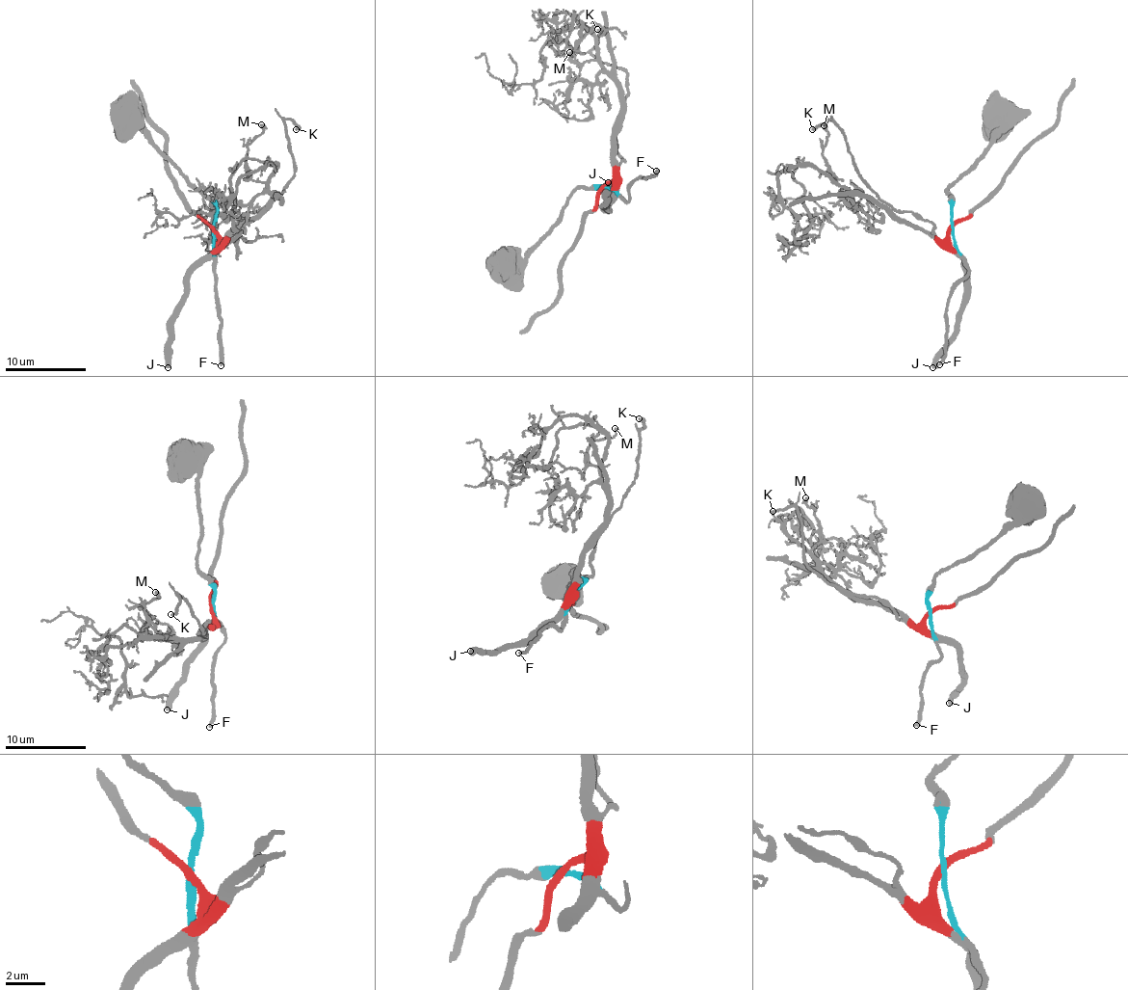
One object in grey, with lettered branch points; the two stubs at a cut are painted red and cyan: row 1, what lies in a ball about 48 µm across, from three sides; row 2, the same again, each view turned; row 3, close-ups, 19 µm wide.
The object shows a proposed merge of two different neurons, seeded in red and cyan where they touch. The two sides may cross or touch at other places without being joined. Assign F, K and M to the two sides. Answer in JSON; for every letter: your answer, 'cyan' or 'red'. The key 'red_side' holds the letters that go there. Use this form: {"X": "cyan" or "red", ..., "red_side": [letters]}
{"F": "cyan", "K": "red", "M": "red", "red_side": ["K", "M"]}

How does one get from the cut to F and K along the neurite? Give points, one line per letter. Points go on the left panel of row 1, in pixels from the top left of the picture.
F: (213, 228), (220, 365)
K: (211, 228), (226, 241), (281, 193), (294, 173), (286, 120), (296, 123), (296, 129)

